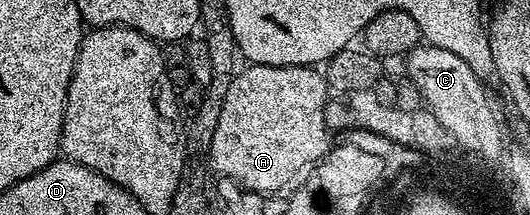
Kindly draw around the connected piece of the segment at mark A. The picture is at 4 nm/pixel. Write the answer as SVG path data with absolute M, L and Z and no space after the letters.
M249 65L246 68L246 71L238 70L233 76L215 127L207 163L212 170L214 167L218 171L216 174L220 178L229 178L247 191L268 193L287 186L296 171L304 172L312 168L330 152L331 132L325 124L325 107L329 104L330 88L326 76L313 67Z

